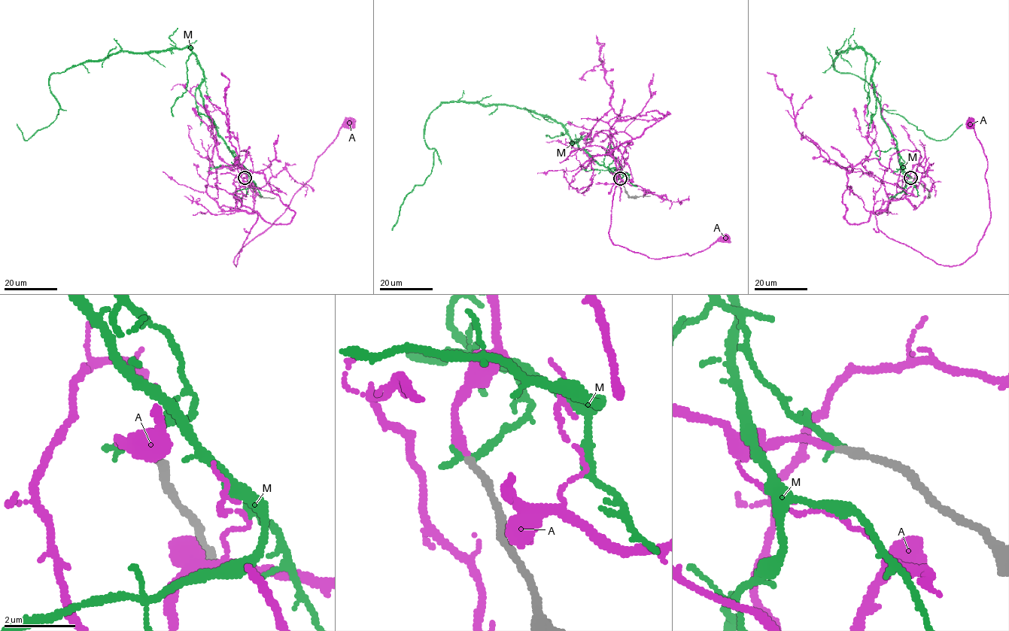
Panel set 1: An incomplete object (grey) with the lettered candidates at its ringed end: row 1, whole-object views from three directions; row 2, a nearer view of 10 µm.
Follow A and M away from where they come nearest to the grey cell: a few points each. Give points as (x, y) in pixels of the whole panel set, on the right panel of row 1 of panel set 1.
A: (910, 177), (861, 160), (844, 218), (871, 213), (890, 238), (964, 262), (990, 218), (970, 125)
M: (910, 177), (874, 59), (836, 52), (838, 72), (927, 136), (961, 123)

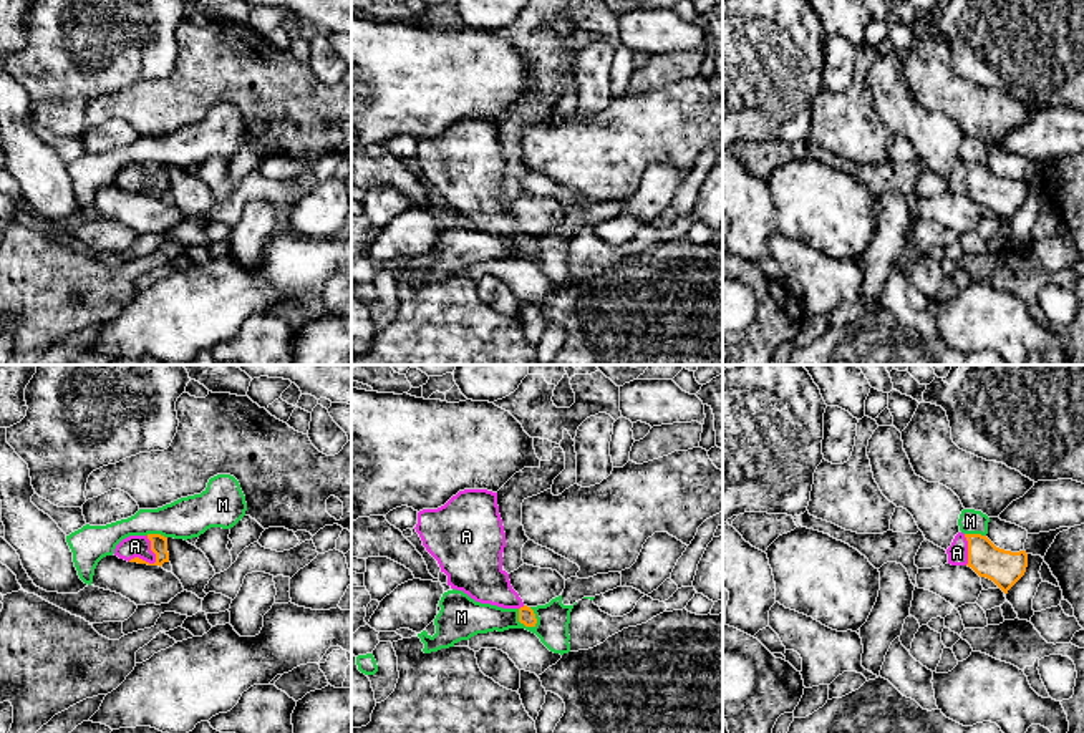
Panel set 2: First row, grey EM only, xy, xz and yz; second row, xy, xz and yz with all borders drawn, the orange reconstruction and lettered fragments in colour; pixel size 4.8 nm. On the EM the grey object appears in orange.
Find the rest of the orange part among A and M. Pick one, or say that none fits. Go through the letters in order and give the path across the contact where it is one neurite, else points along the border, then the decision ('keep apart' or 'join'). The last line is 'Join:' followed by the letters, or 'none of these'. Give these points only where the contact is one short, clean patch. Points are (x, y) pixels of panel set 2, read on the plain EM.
A: across xy (158, 171), (154, 174), (154, 191), (135, 174) | join
M: along xz (517, 237), (521, 251), (536, 254) | keep apart
Join: A

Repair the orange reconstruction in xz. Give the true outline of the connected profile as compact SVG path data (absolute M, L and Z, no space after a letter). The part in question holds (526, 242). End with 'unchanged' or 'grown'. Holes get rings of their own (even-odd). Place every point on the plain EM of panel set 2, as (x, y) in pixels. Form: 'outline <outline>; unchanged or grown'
outline M464 118L438 138L418 141L416 161L426 179L438 189L441 201L448 204L448 214L462 219L481 232L502 237L517 237L519 250L535 255L537 247L519 222L512 217L509 202L502 197L506 161L497 134L497 121L487 118Z; grown

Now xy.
outline M161 163L129 164L116 174L114 184L128 191L161 196L169 191L167 166Z; grown

